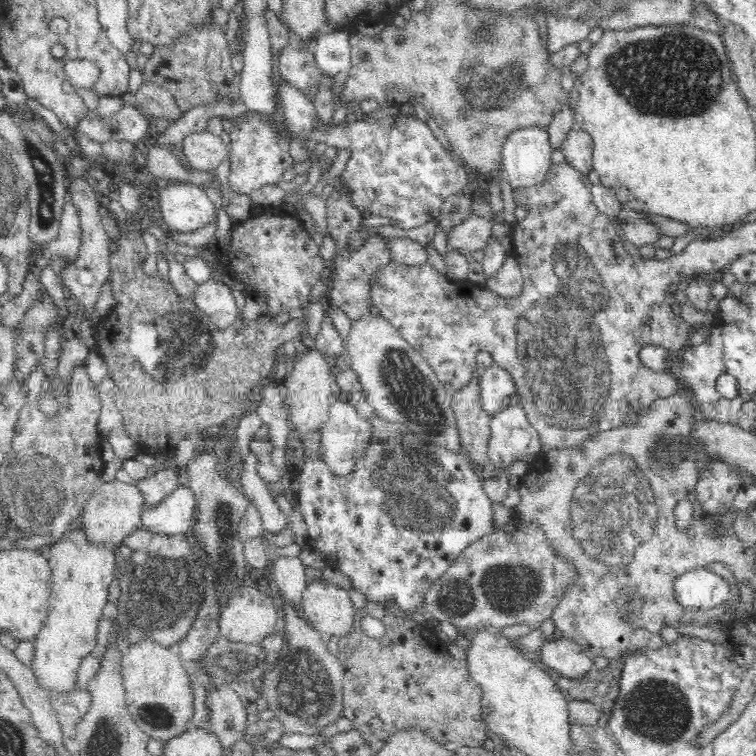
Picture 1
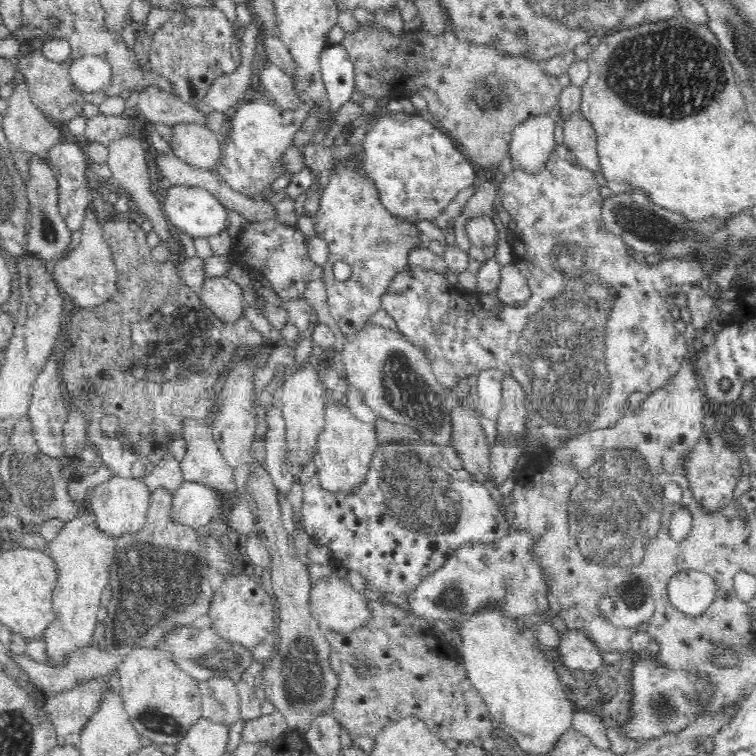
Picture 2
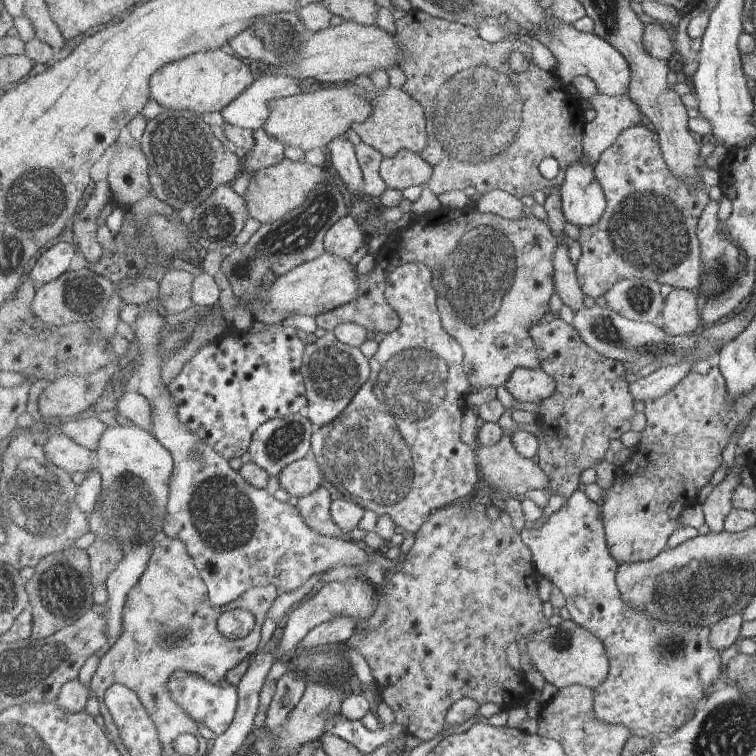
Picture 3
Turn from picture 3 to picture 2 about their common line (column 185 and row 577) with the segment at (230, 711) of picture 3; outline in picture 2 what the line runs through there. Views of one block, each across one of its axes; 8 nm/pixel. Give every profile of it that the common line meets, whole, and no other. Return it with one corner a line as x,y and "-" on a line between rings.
680,571
667,581
669,601
680,612
698,617
708,610
716,596
712,577
700,571

